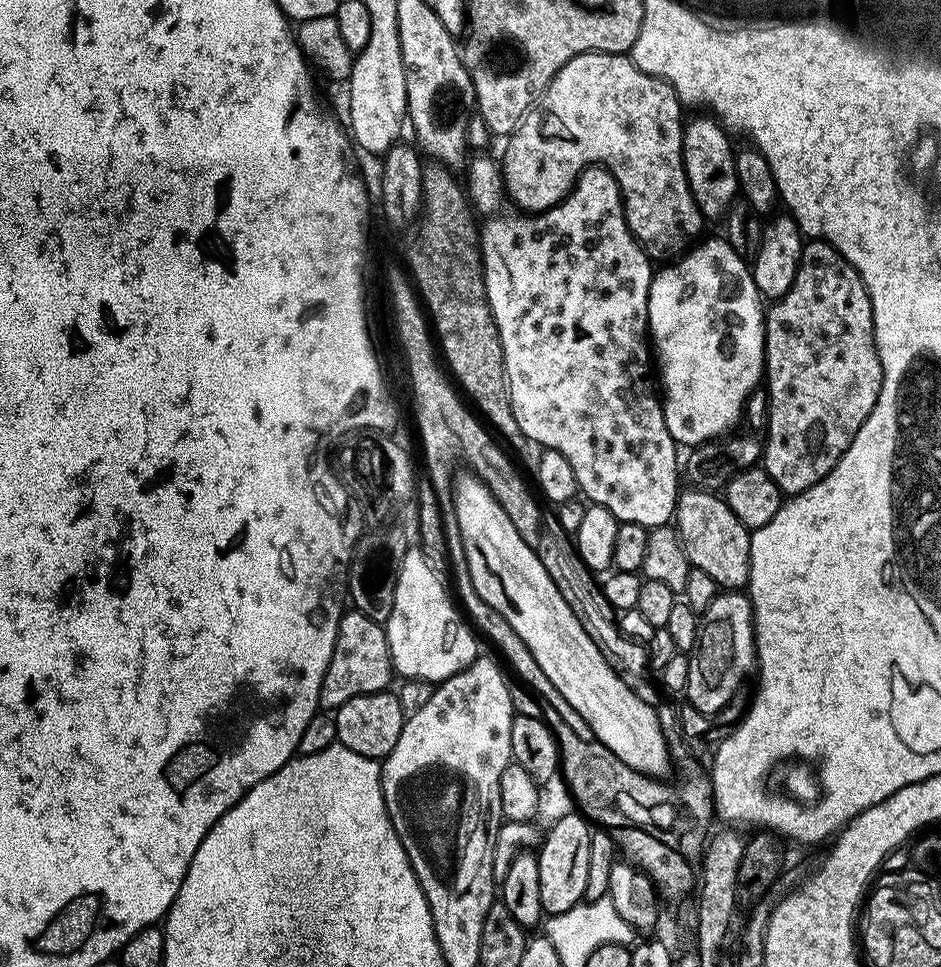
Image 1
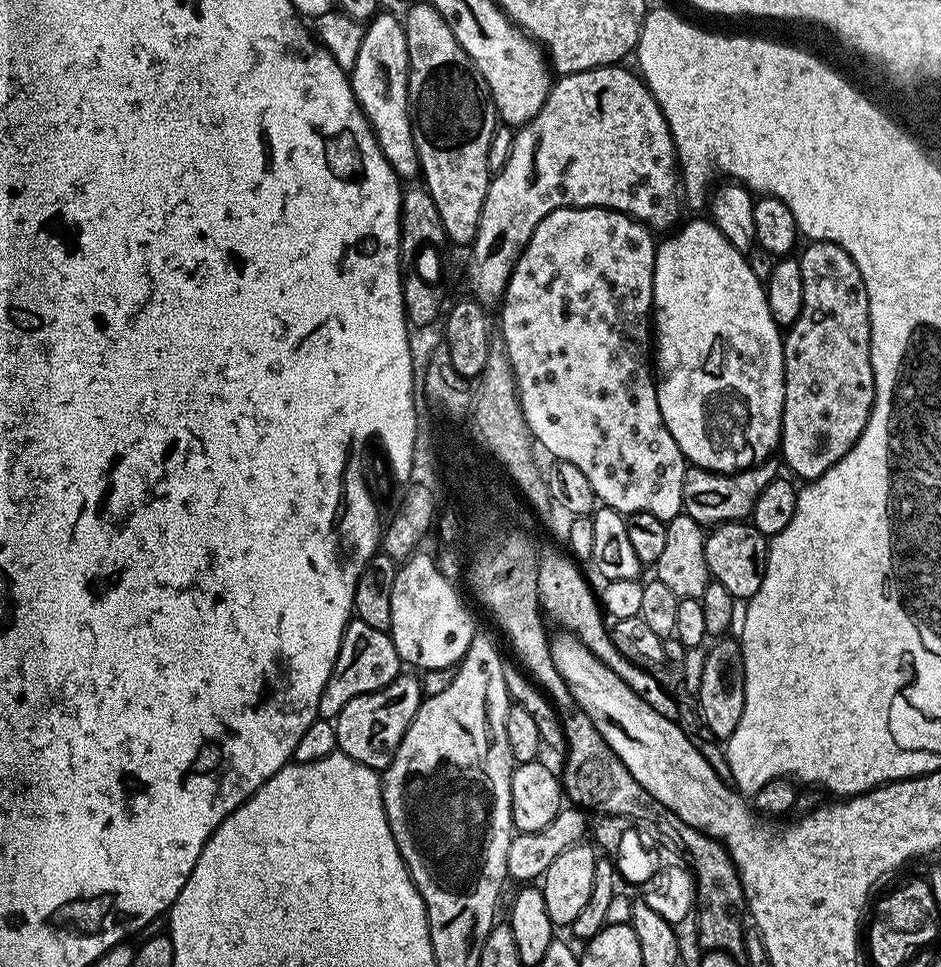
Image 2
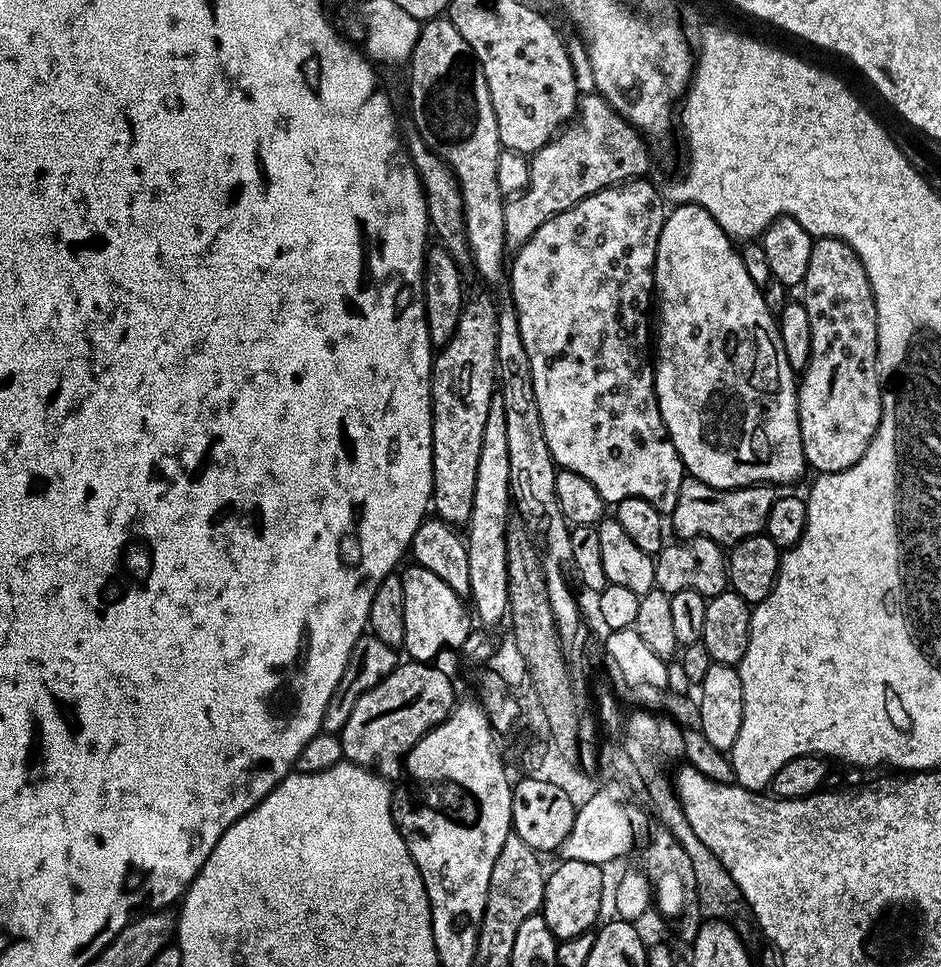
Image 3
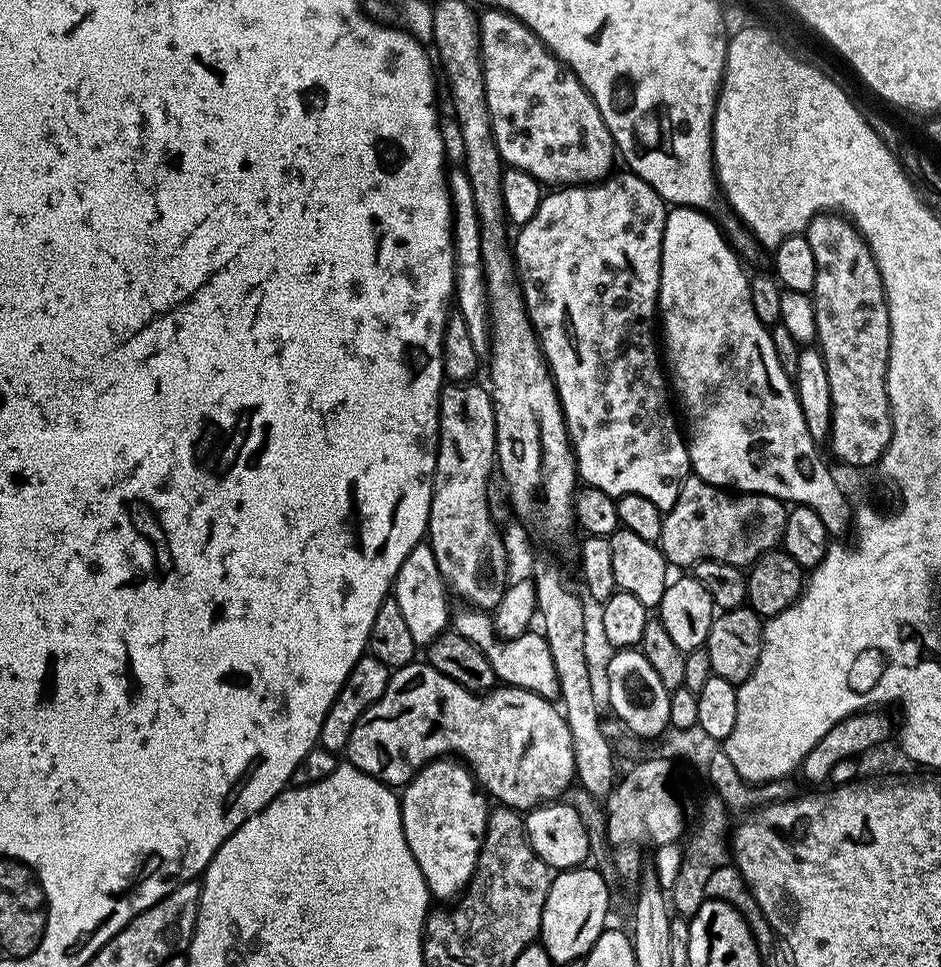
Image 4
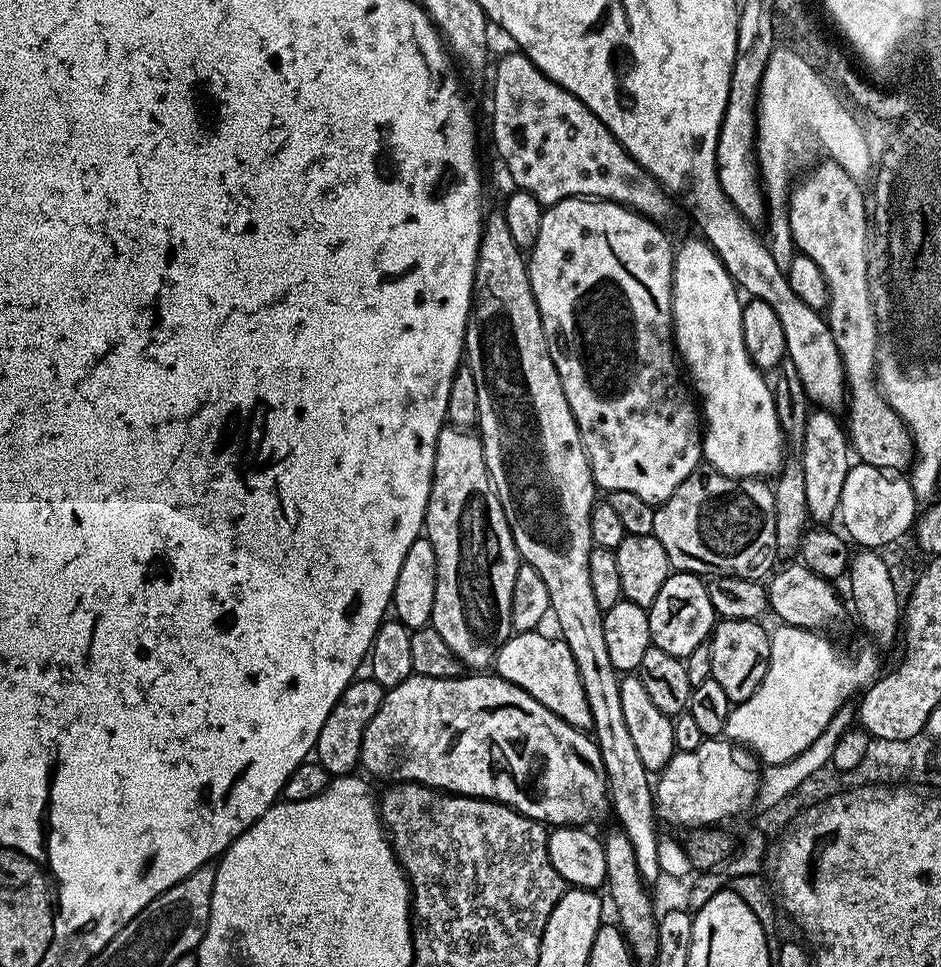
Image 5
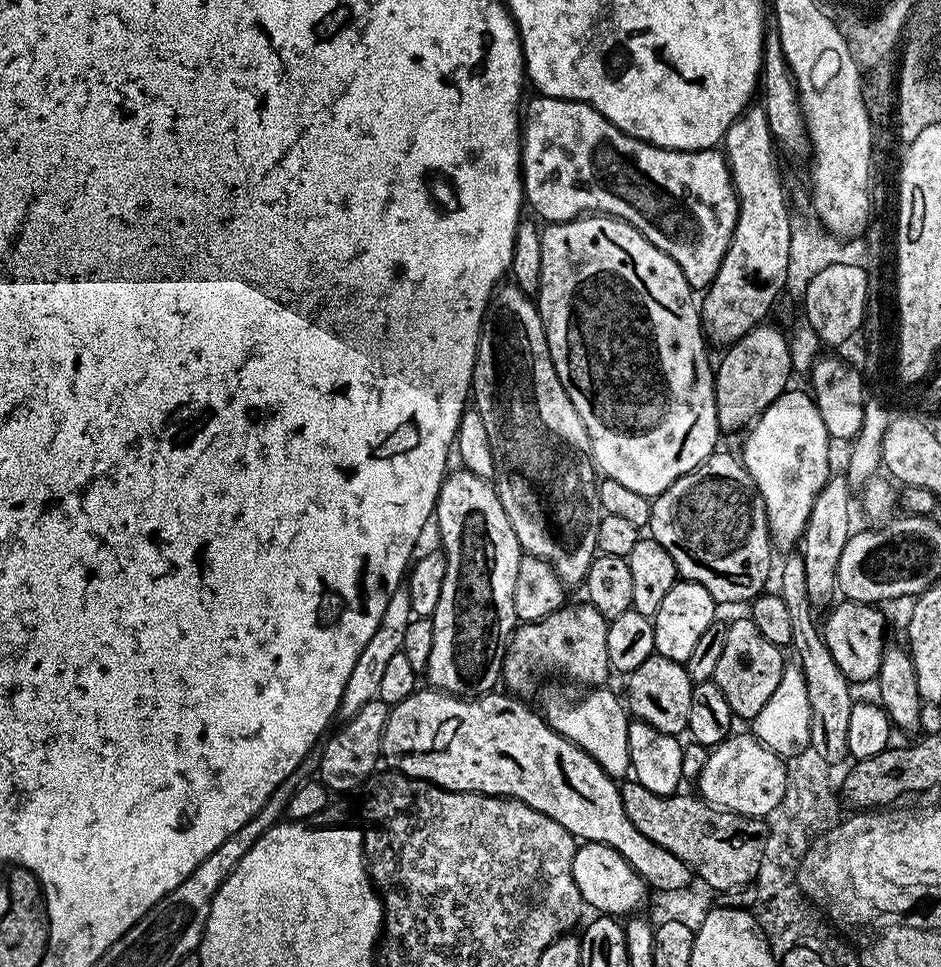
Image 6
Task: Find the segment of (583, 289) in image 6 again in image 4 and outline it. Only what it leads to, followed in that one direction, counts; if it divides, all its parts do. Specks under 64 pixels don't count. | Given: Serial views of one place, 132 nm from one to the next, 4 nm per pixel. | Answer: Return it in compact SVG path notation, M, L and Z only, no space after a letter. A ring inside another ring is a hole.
M621 170L608 176L603 182L591 186L564 186L552 190L544 197L538 206L534 218L530 222L519 225L514 236L514 259L516 275L520 282L520 291L524 293L524 305L528 307L528 316L536 335L540 337L540 347L544 349L544 359L547 360L556 384L556 393L560 396L560 408L564 411L564 421L568 427L568 438L572 442L572 451L576 454L576 471L579 479L587 487L606 490L606 494L617 498L626 494L642 494L642 498L650 498L660 512L666 513L678 502L680 486L684 477L689 475L688 446L685 433L676 425L672 417L670 400L670 384L662 367L662 356L658 351L658 336L652 333L652 319L658 316L658 301L660 299L660 255L662 254L662 238L669 209L666 201L642 178L634 173Z

